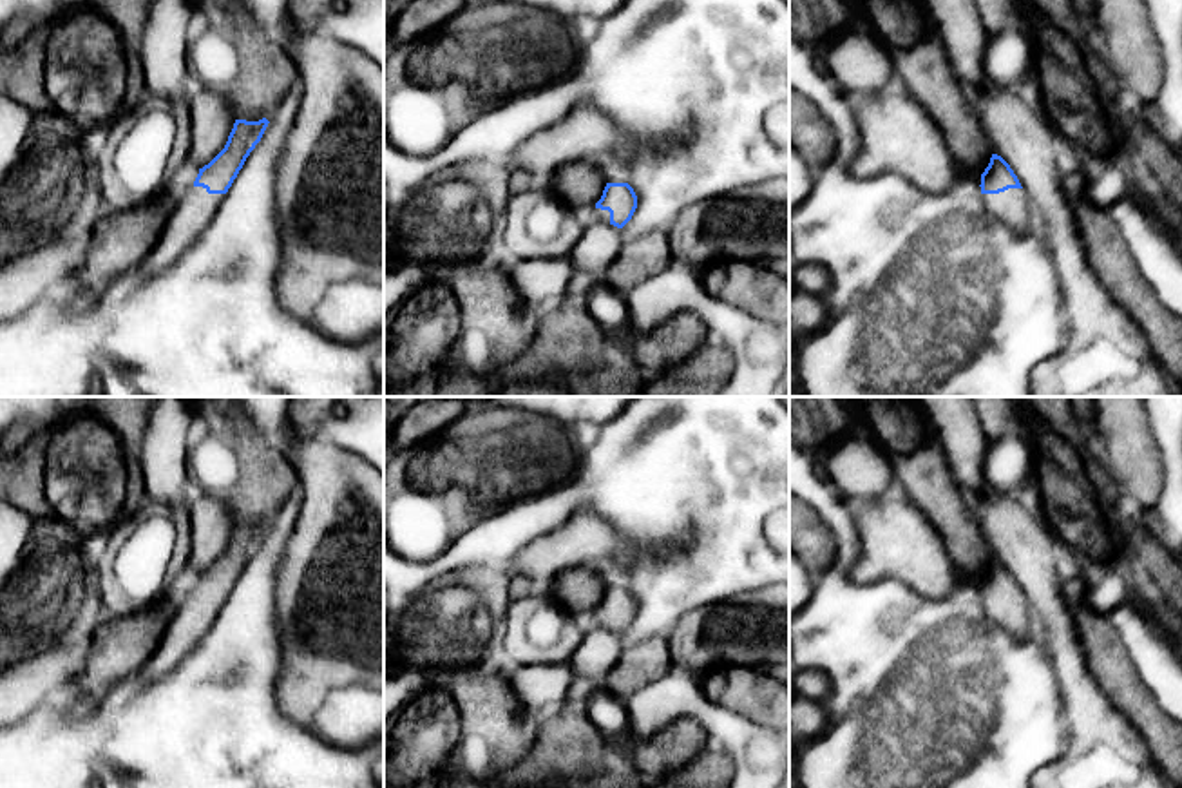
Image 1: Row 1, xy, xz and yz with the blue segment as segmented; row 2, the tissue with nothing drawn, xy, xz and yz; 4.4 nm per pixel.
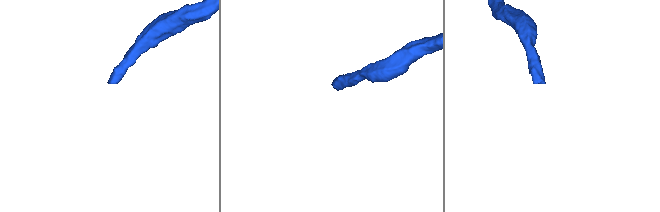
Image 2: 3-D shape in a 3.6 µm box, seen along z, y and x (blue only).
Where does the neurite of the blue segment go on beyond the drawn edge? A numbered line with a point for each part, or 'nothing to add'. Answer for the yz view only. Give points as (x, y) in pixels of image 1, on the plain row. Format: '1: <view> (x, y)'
1: yz (1012, 615)

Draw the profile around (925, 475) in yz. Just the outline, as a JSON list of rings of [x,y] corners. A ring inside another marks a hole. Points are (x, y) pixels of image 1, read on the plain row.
[[[929,429],[923,444],[910,453],[891,455],[896,482],[907,498],[925,513],[943,538],[943,545],[959,576],[981,581],[994,560],[961,495],[941,446]]]

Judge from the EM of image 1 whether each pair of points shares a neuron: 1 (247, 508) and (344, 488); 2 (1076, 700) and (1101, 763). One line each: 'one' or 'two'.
1: two
2: one

